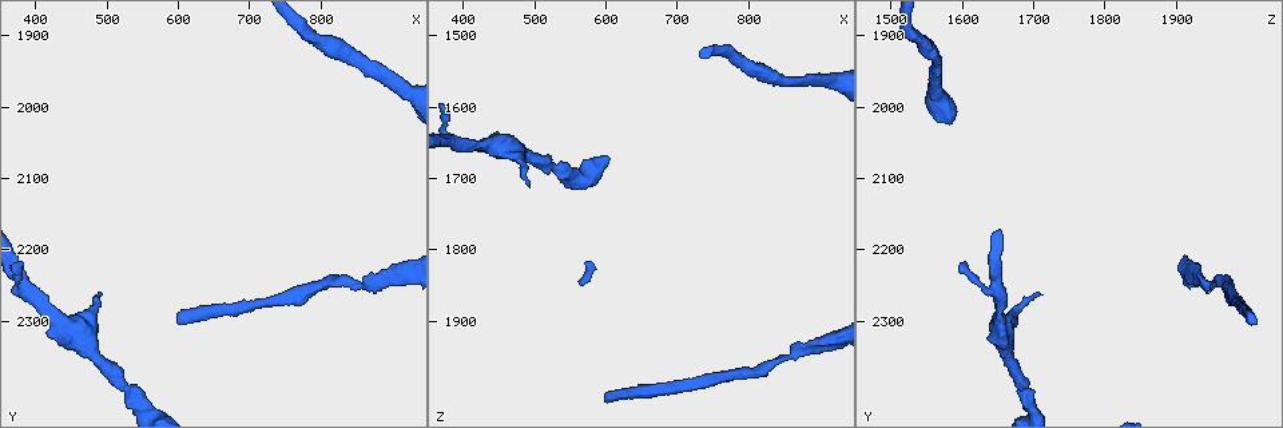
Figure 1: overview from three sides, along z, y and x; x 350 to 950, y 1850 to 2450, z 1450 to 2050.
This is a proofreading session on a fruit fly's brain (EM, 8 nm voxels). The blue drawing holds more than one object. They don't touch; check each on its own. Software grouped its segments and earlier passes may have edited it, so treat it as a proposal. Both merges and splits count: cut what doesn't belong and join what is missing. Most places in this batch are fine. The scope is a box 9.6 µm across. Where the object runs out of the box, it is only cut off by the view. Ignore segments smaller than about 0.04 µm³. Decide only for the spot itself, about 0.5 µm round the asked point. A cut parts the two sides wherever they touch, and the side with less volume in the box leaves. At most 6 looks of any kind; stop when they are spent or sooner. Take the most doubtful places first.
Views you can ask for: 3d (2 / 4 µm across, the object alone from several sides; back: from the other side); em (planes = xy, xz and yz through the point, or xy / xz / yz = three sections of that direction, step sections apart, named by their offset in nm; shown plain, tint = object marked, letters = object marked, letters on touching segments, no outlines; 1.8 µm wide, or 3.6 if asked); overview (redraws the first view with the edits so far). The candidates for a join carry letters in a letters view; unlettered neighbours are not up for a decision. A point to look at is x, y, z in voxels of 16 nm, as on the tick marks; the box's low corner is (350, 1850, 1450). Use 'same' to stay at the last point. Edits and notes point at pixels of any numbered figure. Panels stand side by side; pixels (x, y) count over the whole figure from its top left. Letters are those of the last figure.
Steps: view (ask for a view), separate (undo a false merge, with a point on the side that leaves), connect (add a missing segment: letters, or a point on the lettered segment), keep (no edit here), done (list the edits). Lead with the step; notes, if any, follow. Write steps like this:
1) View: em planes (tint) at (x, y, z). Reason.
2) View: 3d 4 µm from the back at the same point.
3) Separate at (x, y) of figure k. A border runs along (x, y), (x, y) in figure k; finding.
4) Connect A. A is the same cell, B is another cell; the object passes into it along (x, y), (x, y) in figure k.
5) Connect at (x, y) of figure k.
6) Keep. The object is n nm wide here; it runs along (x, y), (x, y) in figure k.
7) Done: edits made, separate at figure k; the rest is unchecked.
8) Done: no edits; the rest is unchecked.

View: em planes (letters) at (600, 2305, 2015). Branch stops here.

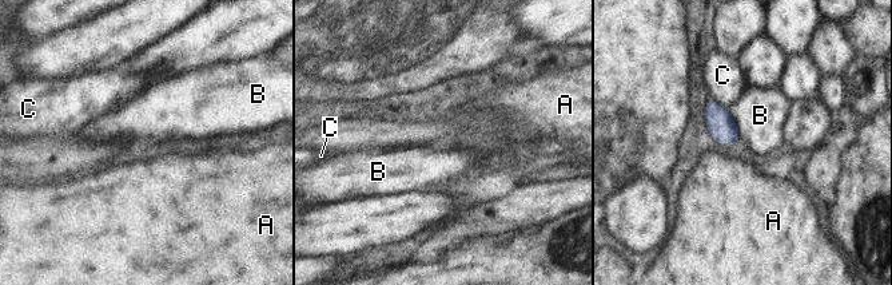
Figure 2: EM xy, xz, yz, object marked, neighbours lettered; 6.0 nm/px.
Keep. The object is 160 nm wide here; the longest contact is with B, 180 nm; A, B and C are other cells; no lettered segment goes on from it.

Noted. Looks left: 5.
View: 3d 4 µm at (490, 2265, 1710). Branch stops here.

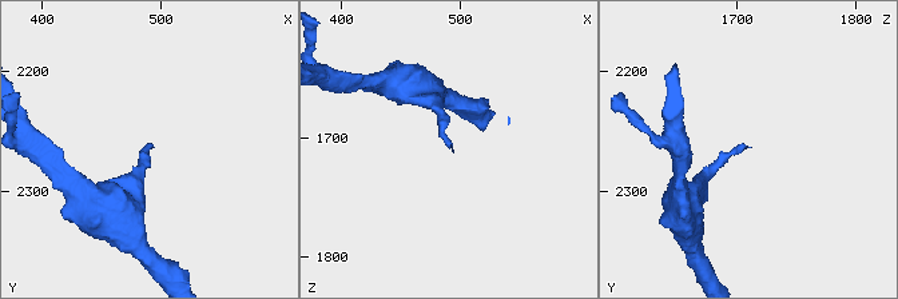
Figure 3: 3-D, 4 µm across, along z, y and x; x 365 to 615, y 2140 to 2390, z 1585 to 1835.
View: em yz step 8 (letters) at (492, 2262, 1710). Need the tissue.

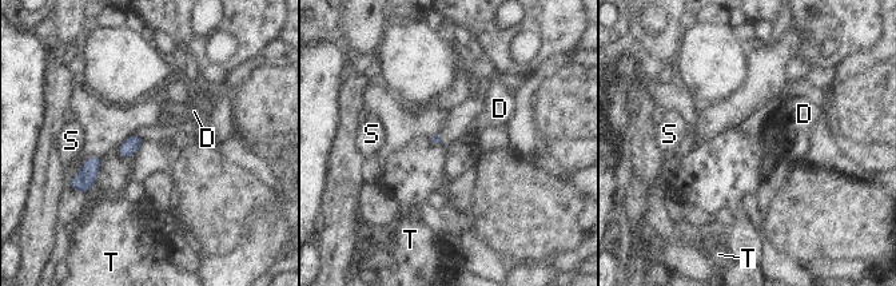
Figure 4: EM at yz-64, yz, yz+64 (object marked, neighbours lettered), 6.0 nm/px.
View: em planes (letters) at the same point.

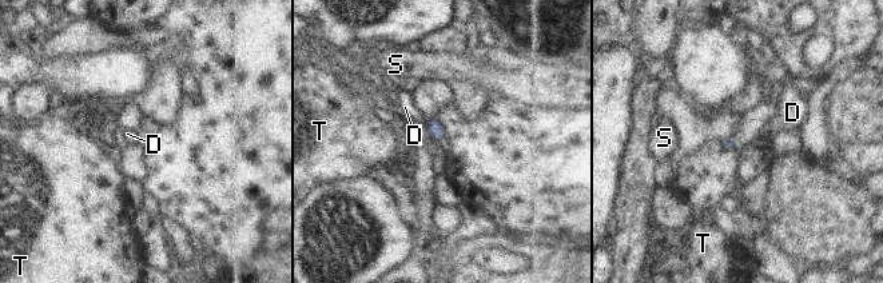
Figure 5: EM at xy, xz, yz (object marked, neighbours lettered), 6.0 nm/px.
Keep. D, S and T are other cells; a border runs along (425, 119), (426, 126) in figure 5; no lettered segment goes on from it.

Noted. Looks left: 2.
View: 3d 2 µm at (855, 2250, 1950). Calibre changes.

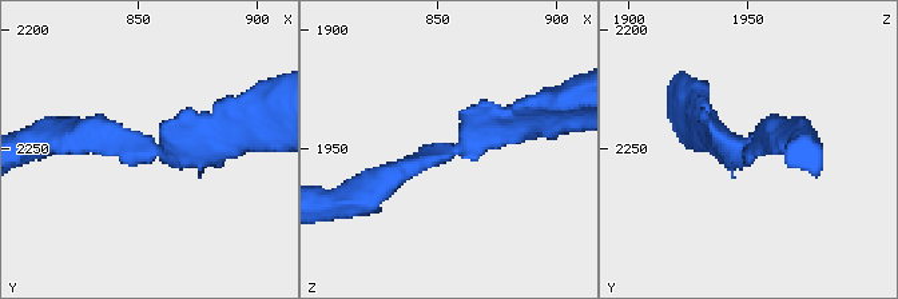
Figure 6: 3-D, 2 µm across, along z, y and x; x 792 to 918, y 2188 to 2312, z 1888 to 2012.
View: em xz step 16 (letters) at (852, 2247, 1952). The arms are 220, 220 nm wide.

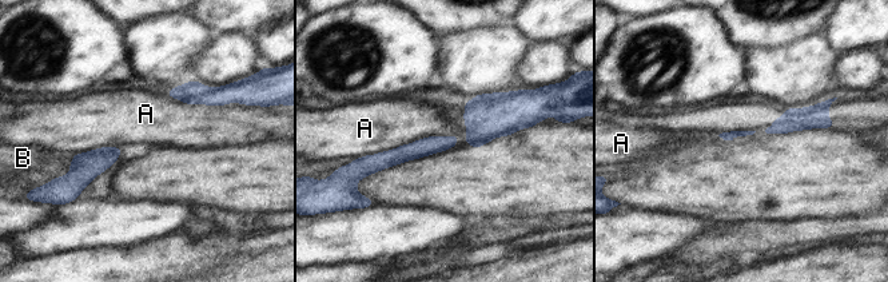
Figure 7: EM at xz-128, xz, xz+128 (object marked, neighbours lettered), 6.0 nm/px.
Keep. A and B are other cells; a border runs along (460, 138), (422, 136), (355, 159) in figure 7; all the same neuron.

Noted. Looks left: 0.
Done: no edits; the rest is unchecked.

